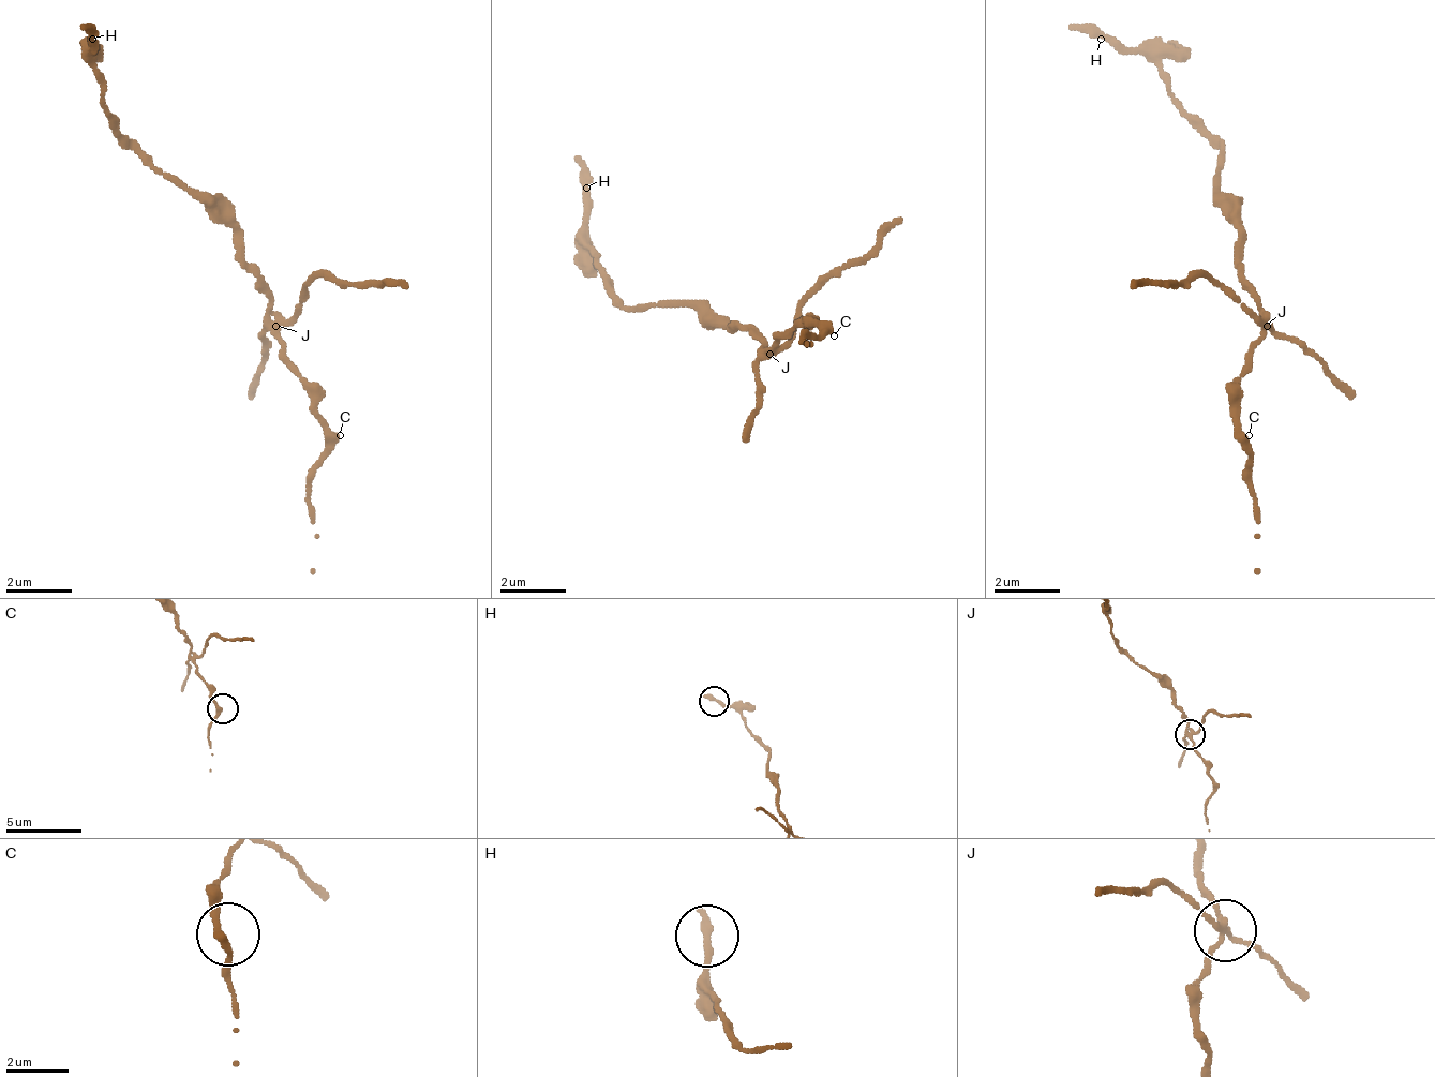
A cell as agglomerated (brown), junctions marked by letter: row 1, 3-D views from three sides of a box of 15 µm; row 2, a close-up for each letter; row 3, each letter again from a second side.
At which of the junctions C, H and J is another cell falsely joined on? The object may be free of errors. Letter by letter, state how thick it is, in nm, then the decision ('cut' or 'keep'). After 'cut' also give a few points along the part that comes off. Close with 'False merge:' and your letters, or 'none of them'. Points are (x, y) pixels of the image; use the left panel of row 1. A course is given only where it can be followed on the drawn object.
C: calibre 200 nm; keep
H: calibre 320 nm; keep
J: calibre 190 nm; cut; course (273, 327), (314, 278), (405, 278)
False merge: J

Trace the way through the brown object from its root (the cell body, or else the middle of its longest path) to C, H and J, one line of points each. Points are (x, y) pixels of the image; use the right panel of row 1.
C: (1240, 244), (1240, 286), (1257, 302), (1257, 344), (1249, 353), (1249, 369), (1240, 377), (1240, 427), (1249, 435)
H: (1240, 244), (1240, 220), (1215, 195), (1215, 154), (1224, 146), (1141, 55), (1117, 55), (1101, 39)
J: (1240, 244), (1240, 286), (1257, 302), (1266, 327)

